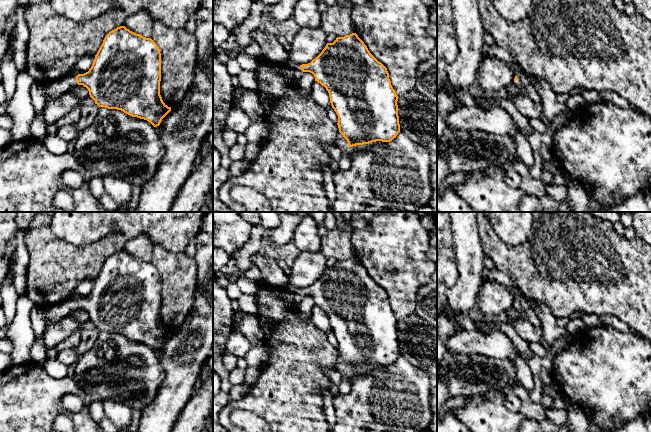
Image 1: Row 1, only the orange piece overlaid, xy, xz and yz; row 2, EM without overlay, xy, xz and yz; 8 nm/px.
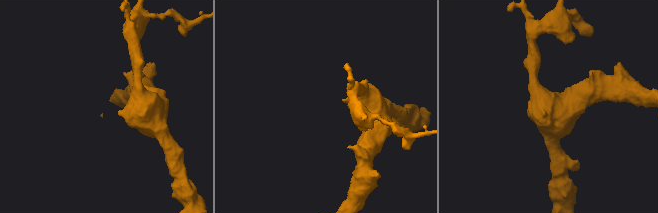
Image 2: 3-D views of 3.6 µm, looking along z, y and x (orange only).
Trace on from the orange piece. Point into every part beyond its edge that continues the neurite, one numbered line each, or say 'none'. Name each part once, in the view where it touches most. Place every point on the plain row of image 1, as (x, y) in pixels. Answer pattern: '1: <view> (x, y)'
1: xy (57, 312)

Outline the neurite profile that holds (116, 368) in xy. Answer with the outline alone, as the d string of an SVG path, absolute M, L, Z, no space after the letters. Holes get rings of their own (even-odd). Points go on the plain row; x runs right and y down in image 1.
M99 331L96 345L77 362L74 381L89 397L97 394L102 401L112 400L142 411L154 400L164 375L163 367L150 346L121 334Z

